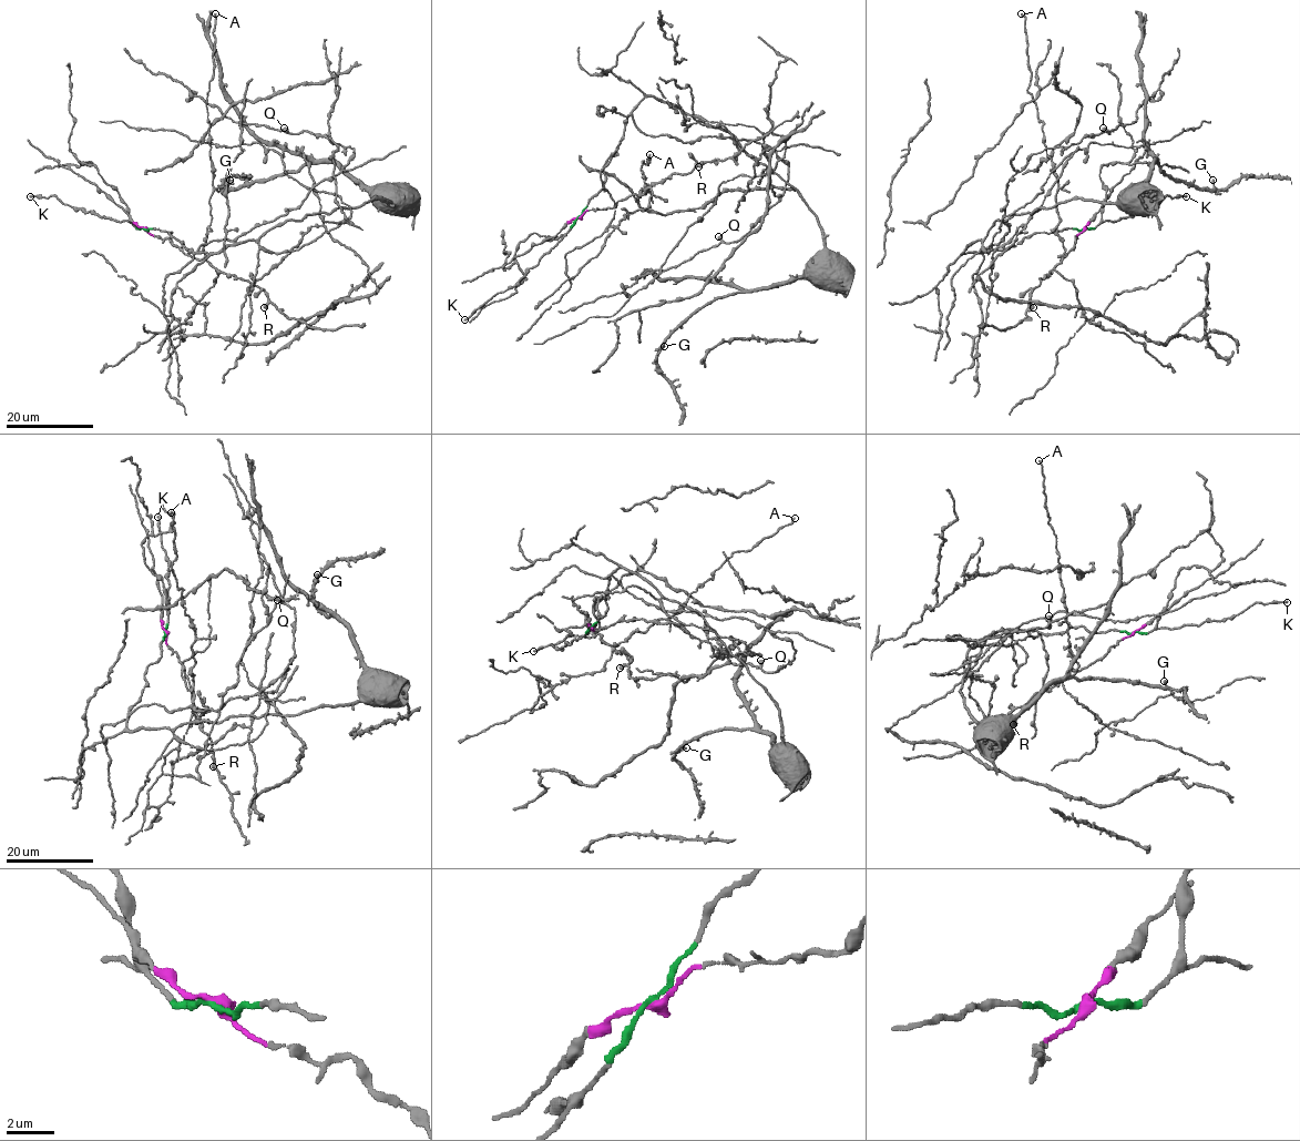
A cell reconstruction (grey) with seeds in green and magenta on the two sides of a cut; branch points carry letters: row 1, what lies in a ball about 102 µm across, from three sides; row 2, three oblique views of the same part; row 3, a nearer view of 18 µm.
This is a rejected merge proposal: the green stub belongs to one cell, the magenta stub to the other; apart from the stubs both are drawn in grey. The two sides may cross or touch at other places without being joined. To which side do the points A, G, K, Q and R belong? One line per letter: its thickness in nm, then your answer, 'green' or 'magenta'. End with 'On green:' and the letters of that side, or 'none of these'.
A: 200 nm | magenta
G: 400 nm | green
K: 240 nm | green
Q: 550 nm | green
R: 500 nm | magenta
On green: G, K, Q

